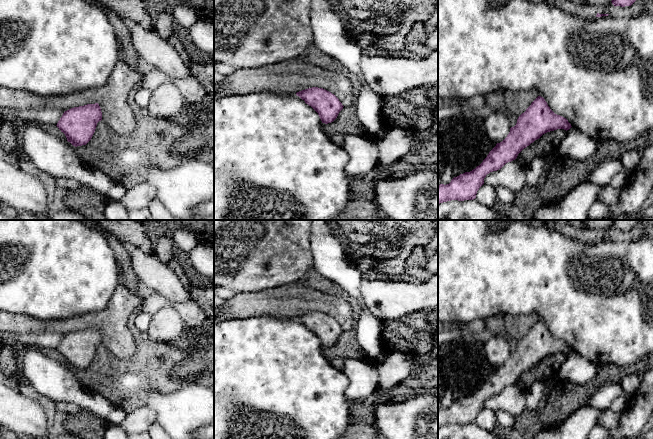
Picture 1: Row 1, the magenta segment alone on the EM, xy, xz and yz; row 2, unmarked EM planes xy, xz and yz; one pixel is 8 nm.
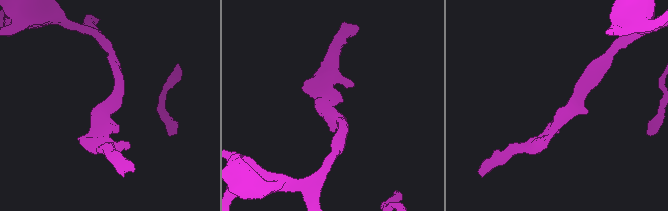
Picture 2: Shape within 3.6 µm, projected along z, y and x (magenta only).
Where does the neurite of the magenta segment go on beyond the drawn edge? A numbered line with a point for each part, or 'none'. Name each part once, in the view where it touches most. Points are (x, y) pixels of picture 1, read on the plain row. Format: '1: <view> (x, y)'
none

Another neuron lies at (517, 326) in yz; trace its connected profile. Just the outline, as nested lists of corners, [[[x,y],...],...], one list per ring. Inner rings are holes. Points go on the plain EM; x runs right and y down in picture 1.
[[[536,313],[529,315],[503,315],[504,325],[508,334],[519,341],[539,320]]]

